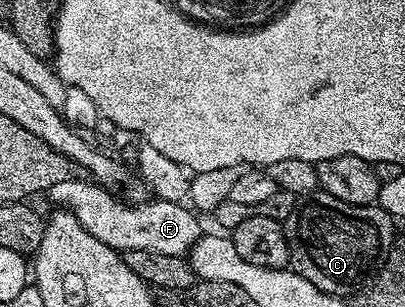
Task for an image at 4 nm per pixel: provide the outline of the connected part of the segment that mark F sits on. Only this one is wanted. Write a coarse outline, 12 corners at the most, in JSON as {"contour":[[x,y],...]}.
{"contour":[[90,178],[54,206],[100,242],[186,256],[204,234],[185,203],[125,204]]}

